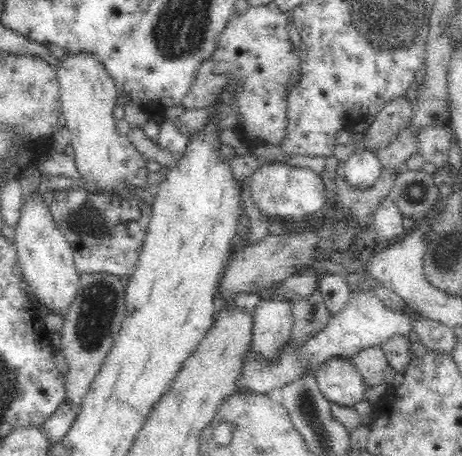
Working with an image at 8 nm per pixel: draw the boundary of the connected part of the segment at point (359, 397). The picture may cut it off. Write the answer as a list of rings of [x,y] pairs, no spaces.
[[[331,357],[318,369],[317,382],[322,395],[331,404],[353,407],[364,400],[365,385],[353,362]]]

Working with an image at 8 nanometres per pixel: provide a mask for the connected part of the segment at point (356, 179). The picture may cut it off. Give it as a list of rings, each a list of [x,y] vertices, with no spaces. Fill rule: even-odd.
[[[373,150],[350,151],[341,162],[341,174],[360,190],[374,186],[383,169],[378,155]]]

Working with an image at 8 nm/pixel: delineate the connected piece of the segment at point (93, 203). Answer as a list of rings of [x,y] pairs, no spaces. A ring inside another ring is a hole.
[[[80,187],[57,192],[49,210],[54,226],[58,227],[58,231],[62,232],[66,242],[70,244],[75,269],[79,273],[107,272],[129,277],[131,272],[134,272],[151,219],[150,205],[138,199],[108,199],[106,195],[90,194]]]

